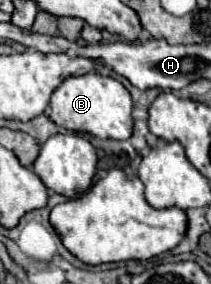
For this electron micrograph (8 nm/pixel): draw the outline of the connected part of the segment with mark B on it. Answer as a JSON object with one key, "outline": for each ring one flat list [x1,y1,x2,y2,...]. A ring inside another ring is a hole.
{"outline":[[85,73,77,77,67,77,51,95,49,119,71,131,91,133,99,139,119,139,125,141,131,137,133,119,131,119,131,95,129,91,113,77,101,77,97,73]]}

